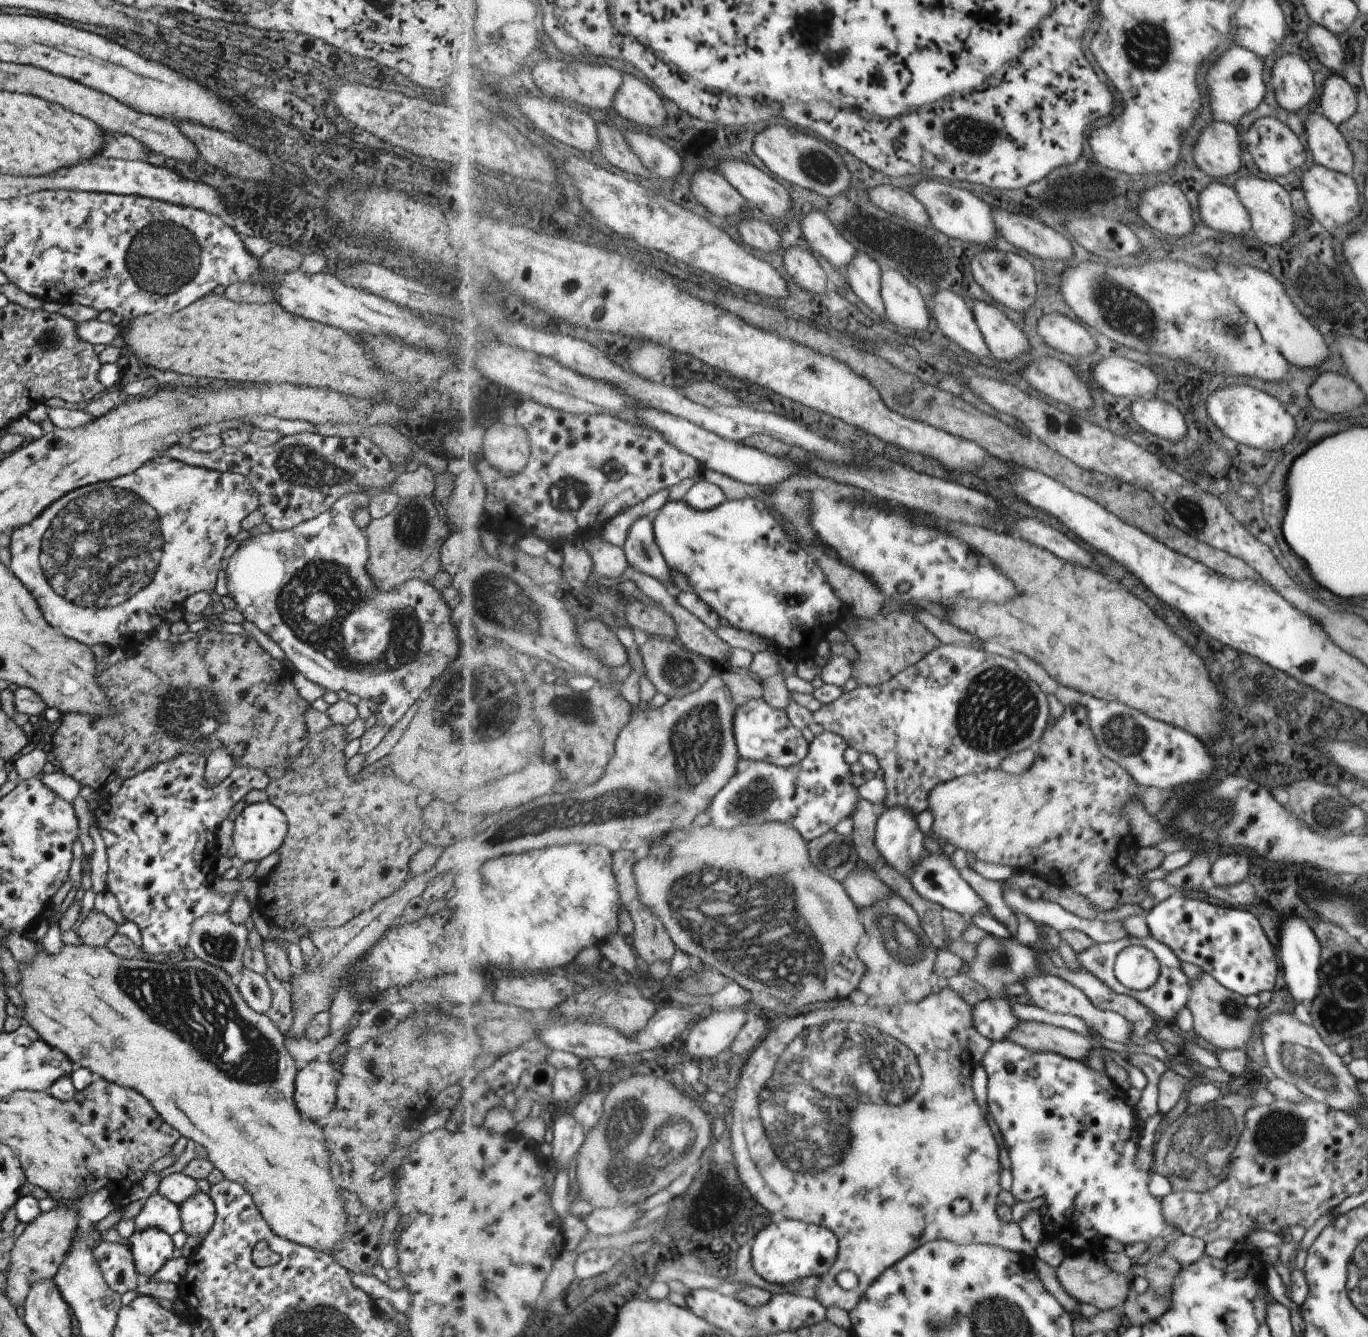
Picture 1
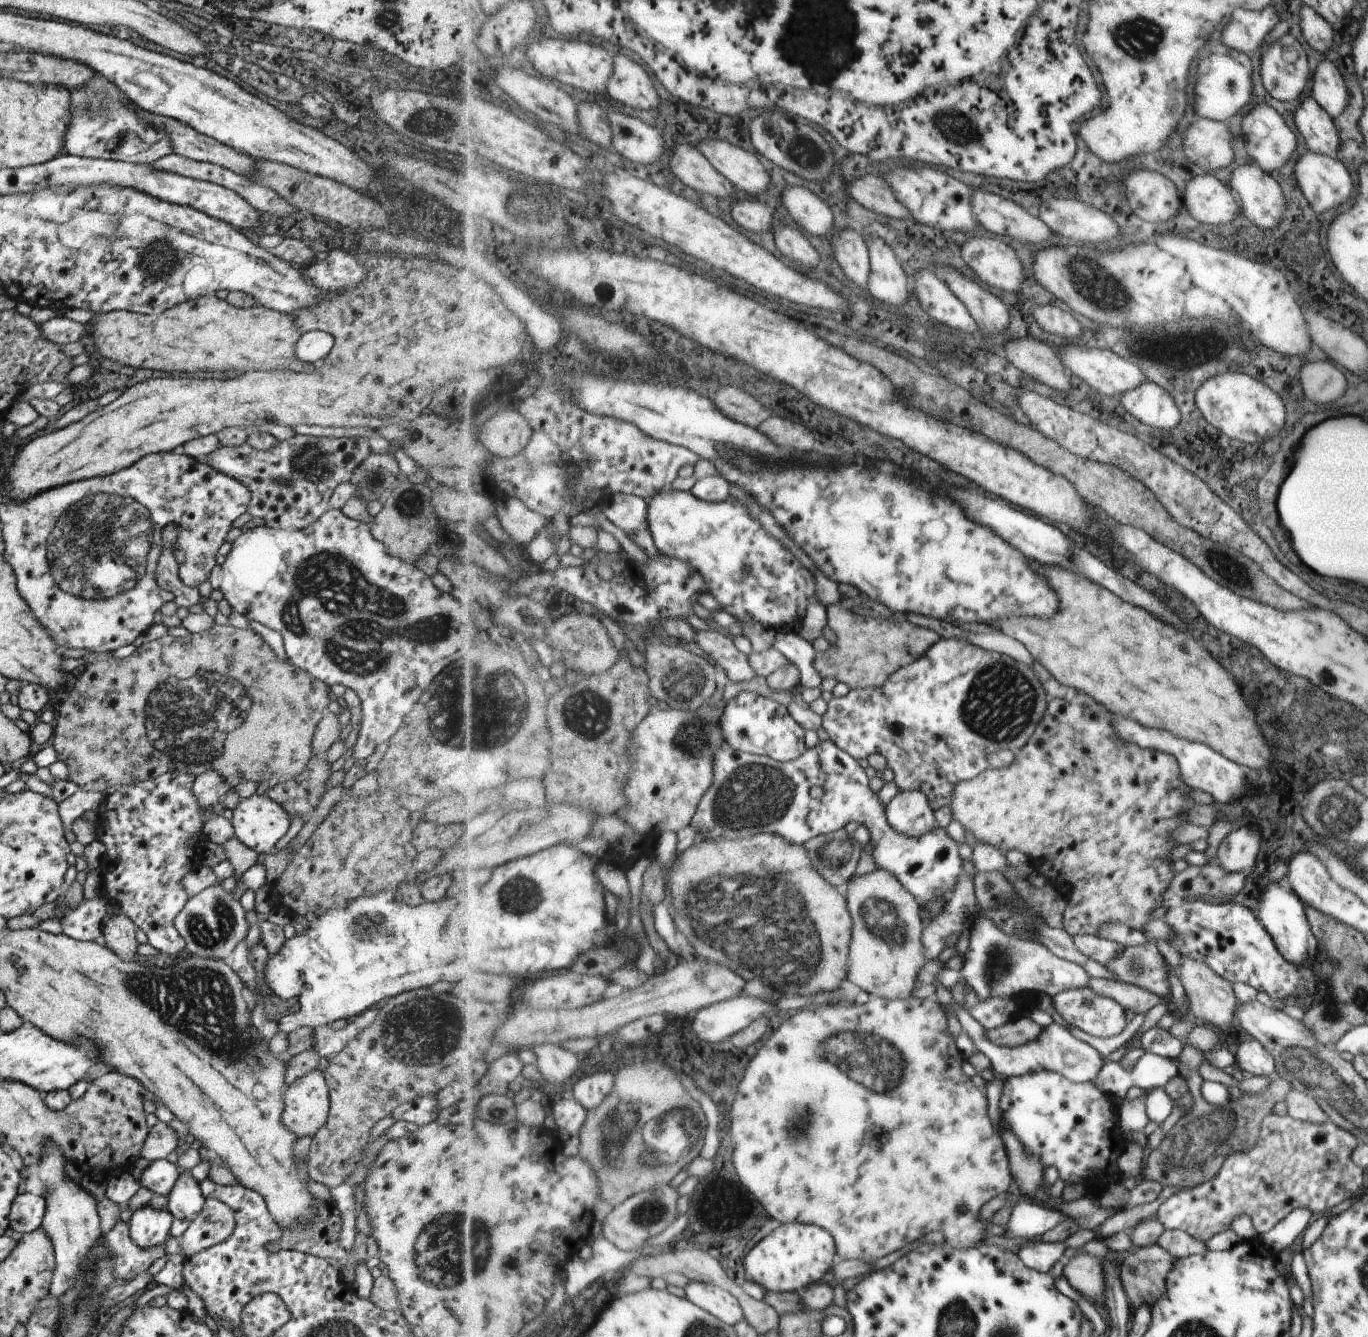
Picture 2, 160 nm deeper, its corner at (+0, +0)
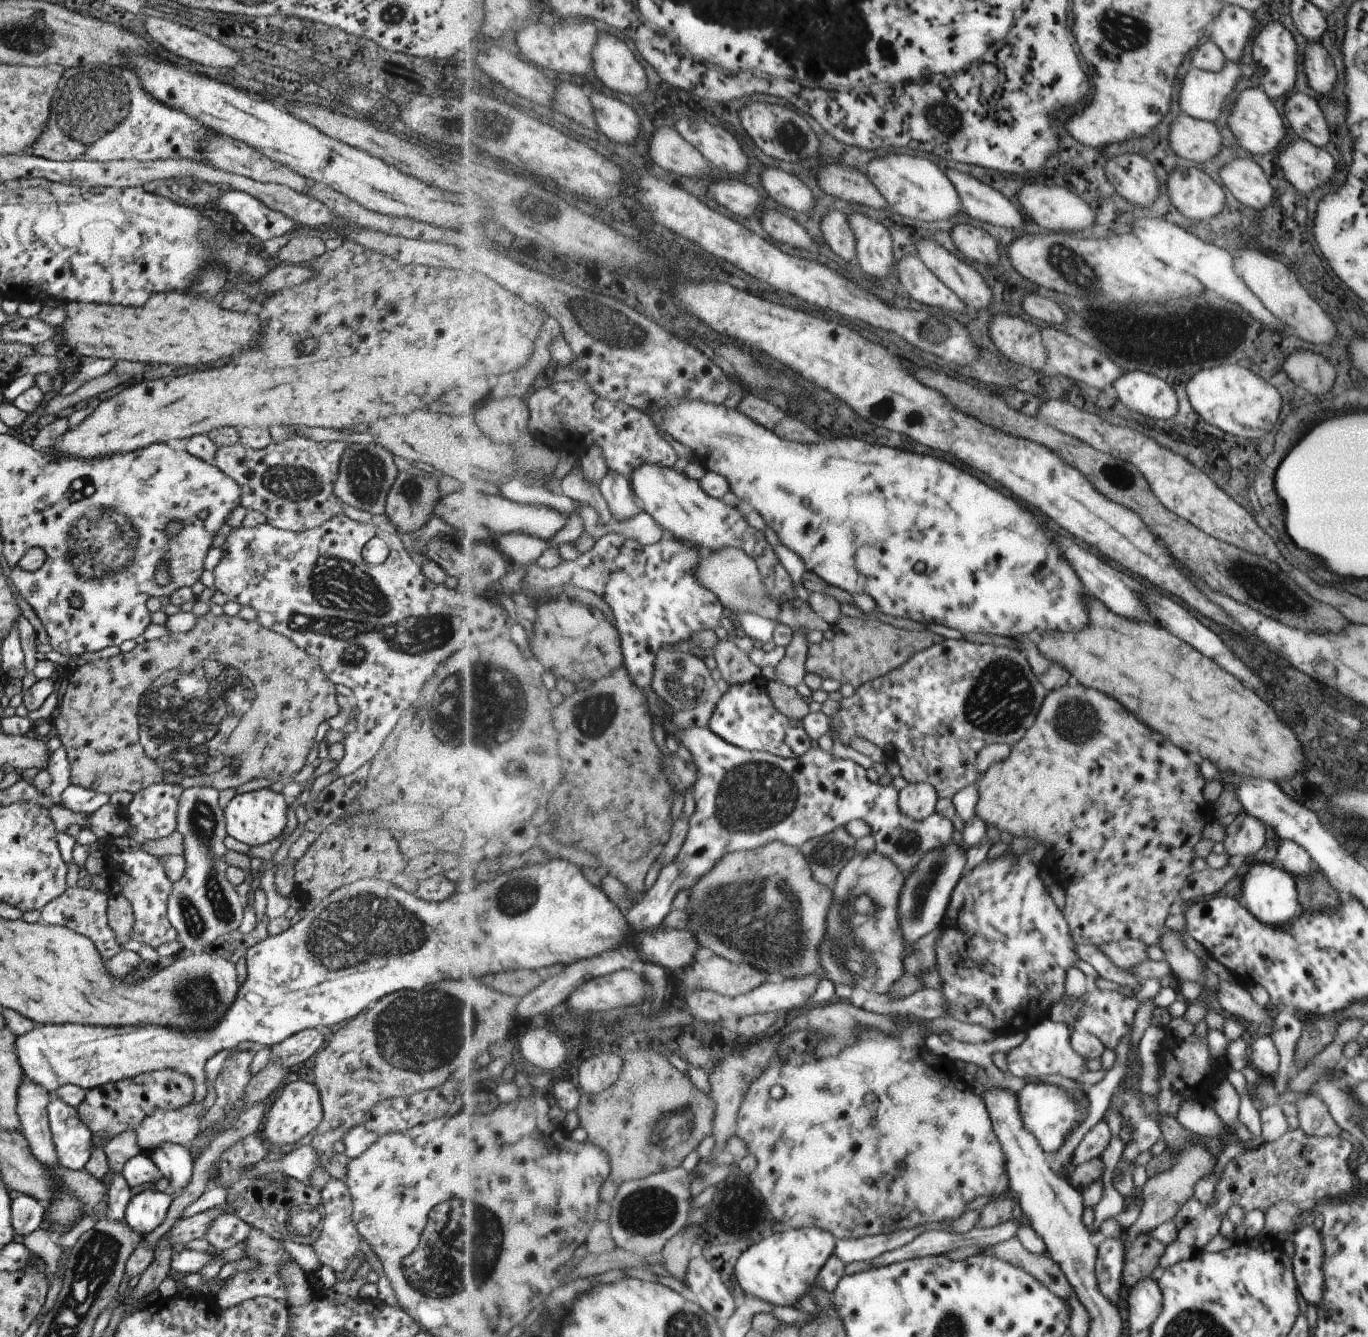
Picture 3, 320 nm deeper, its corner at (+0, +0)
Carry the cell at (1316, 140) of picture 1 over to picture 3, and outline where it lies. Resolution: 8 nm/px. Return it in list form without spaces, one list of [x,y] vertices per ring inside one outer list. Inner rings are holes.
[[[1291,94],[1283,104],[1283,114],[1297,137],[1313,146],[1327,146],[1329,132],[1317,102],[1305,94]]]

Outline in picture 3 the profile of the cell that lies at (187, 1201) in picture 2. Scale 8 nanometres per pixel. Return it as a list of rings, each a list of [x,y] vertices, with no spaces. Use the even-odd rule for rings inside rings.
[[[161,1144],[146,1155],[159,1170],[159,1175],[167,1179],[167,1192],[172,1196],[181,1194],[183,1188],[189,1183],[193,1160],[189,1150],[179,1144]]]

